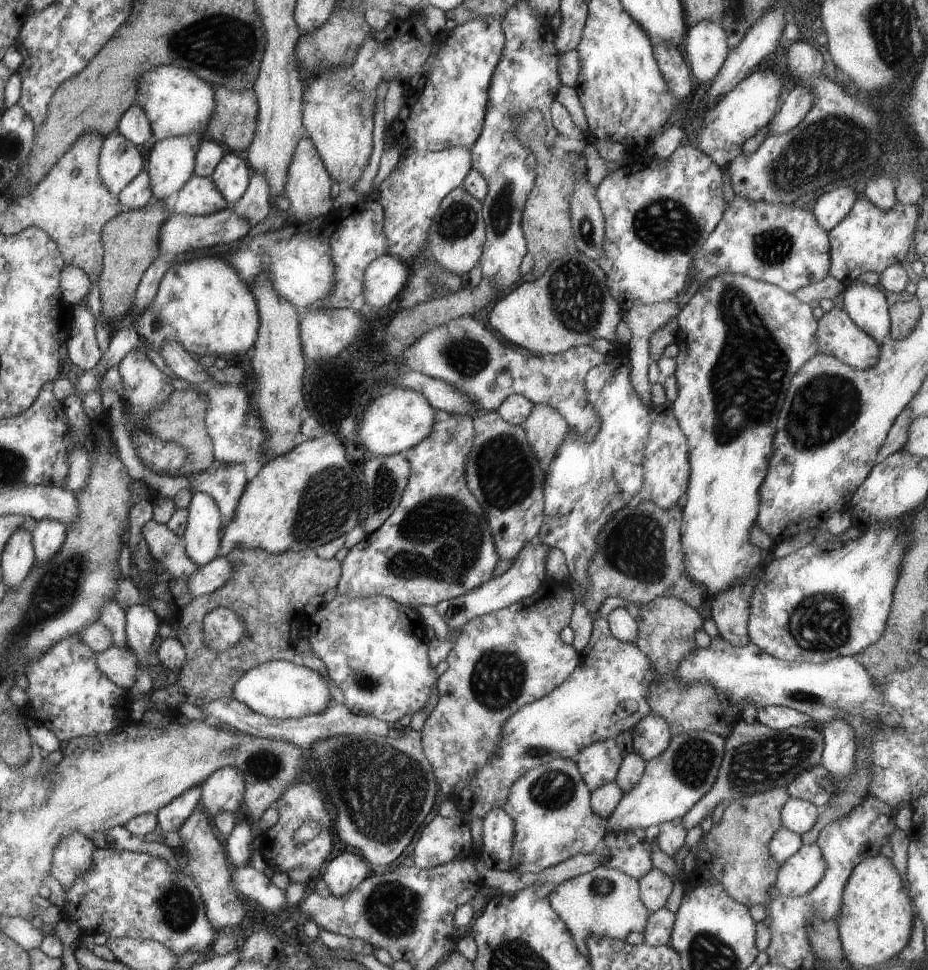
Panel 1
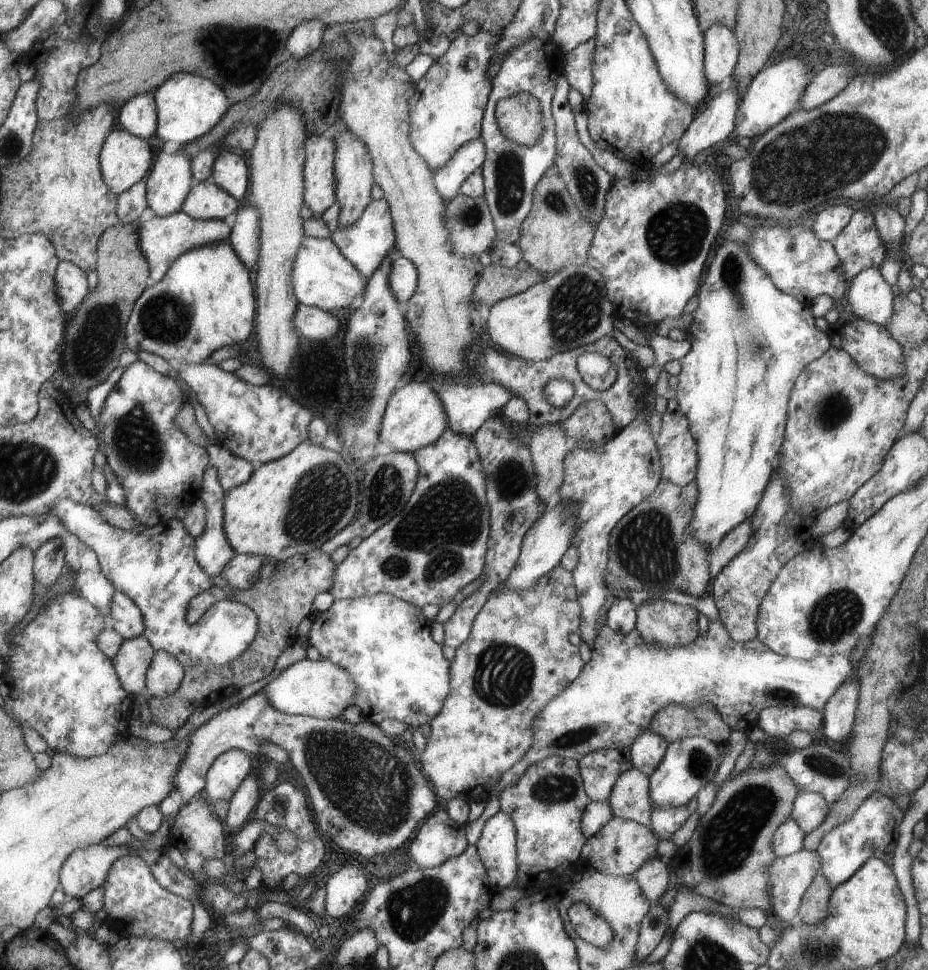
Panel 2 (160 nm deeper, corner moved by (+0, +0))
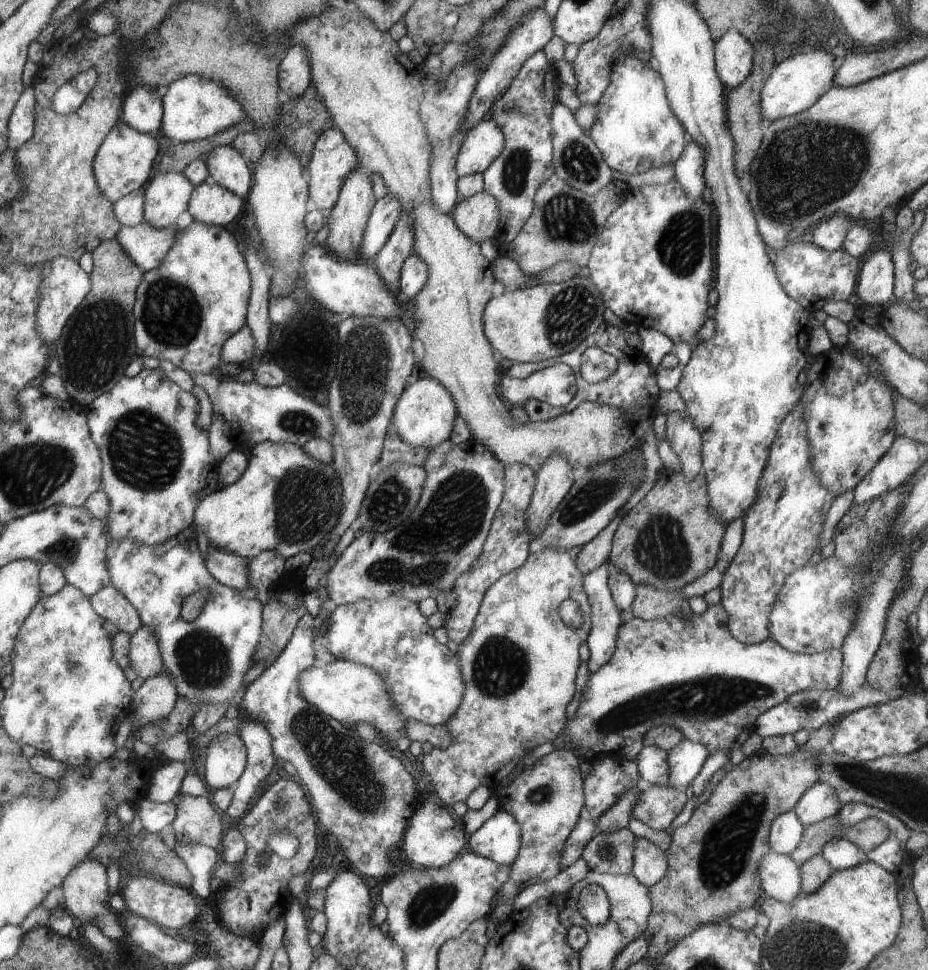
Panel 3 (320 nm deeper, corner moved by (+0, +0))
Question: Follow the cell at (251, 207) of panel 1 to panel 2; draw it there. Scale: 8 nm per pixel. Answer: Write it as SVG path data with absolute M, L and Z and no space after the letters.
M249 203L237 212L237 217L231 220L232 236L227 240L241 257L241 261L255 276L260 254L260 215Z

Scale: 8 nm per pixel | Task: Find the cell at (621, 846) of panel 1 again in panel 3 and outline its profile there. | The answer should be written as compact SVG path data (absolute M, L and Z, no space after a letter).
M628 827L615 832L598 832L586 844L581 858L591 871L628 875L634 866L636 842L636 836Z

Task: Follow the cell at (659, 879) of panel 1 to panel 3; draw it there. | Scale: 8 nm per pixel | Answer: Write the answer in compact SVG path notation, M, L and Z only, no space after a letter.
M636 837L636 850L634 850L634 866L631 874L644 886L650 888L660 882L666 872L667 852L663 852L646 840L646 838Z

